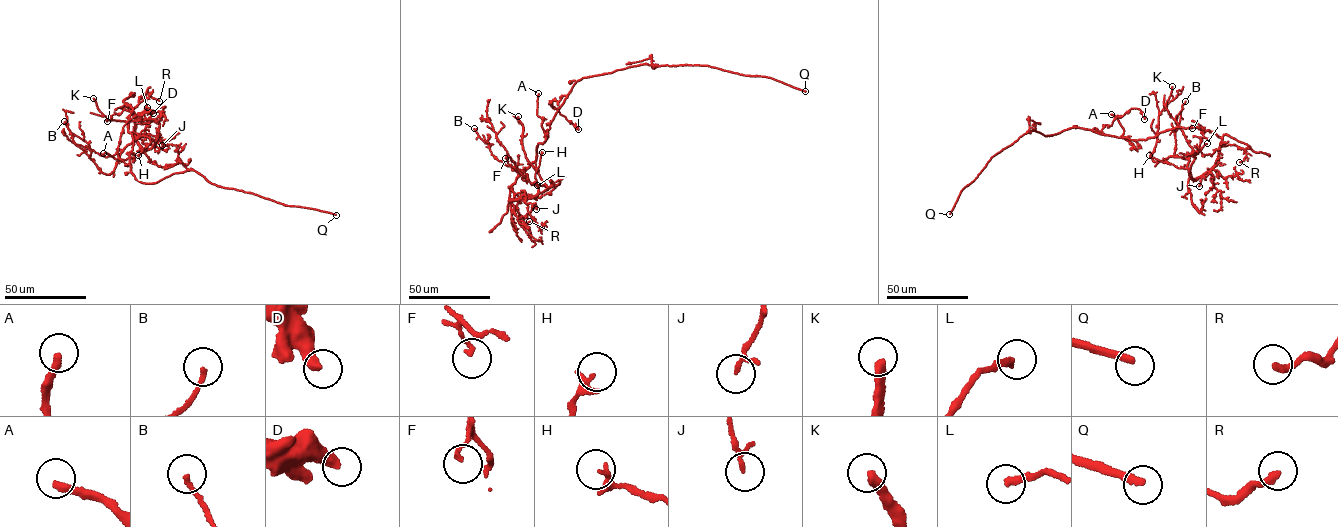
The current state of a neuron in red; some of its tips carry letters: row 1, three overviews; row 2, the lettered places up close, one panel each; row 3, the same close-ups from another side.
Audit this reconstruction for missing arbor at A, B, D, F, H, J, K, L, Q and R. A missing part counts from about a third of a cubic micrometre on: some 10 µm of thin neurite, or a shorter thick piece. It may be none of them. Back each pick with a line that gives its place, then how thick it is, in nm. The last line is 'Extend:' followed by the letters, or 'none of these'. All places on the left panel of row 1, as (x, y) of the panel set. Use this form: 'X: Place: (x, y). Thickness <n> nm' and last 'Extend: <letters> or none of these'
K: Place: (93, 98). Thickness 360 nm
Q: Place: (336, 215). Thickness 280 nm
Extend: K, Q

